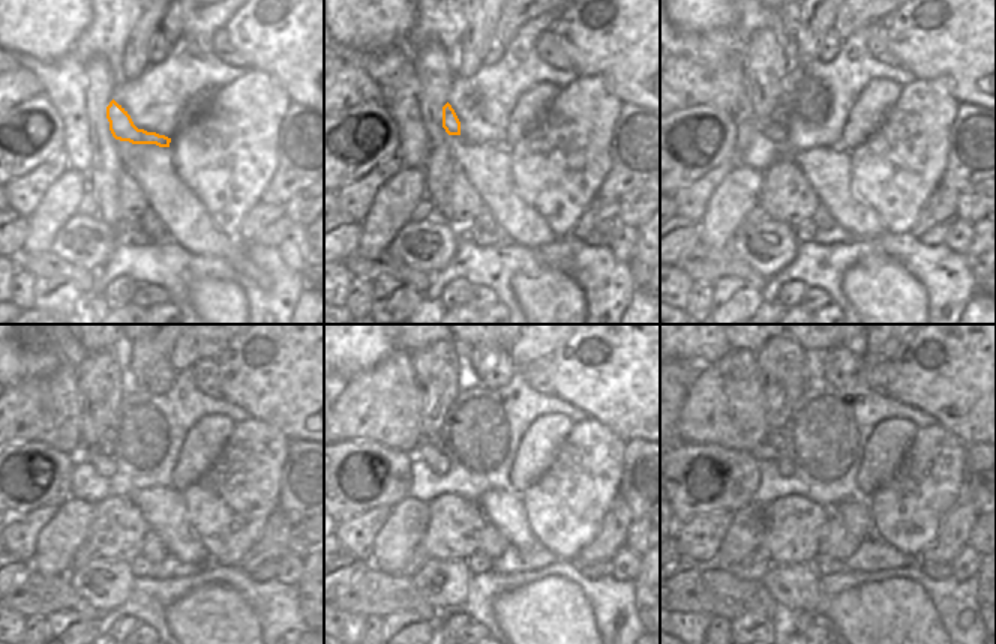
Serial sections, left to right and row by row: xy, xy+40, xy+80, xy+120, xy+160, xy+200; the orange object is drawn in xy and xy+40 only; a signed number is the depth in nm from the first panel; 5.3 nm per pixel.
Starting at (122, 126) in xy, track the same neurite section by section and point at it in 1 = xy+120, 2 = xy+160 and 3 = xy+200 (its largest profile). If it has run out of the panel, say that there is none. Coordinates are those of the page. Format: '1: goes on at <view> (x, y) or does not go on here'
1: goes on at xy+120 (104, 446)
2: goes on at xy+160 (440, 443)
3: goes on at xy+200 (774, 439)

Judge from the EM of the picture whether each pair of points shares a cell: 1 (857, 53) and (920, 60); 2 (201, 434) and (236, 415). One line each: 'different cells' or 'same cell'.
1: different cells
2: different cells

